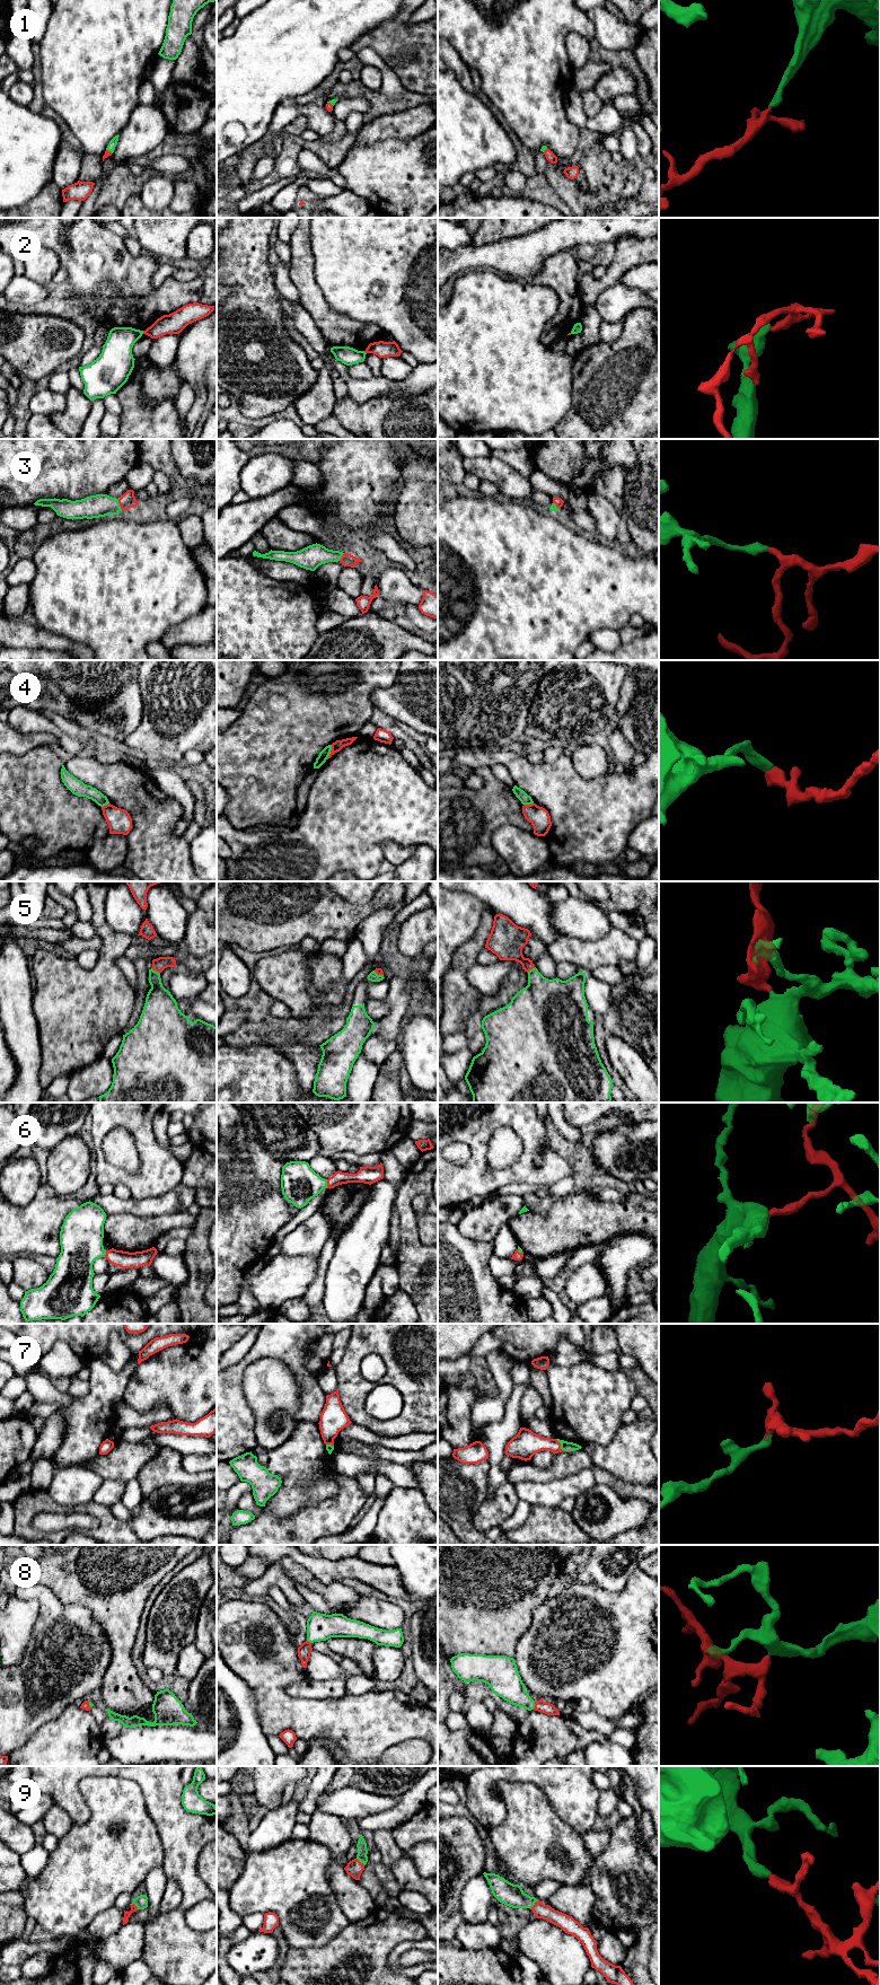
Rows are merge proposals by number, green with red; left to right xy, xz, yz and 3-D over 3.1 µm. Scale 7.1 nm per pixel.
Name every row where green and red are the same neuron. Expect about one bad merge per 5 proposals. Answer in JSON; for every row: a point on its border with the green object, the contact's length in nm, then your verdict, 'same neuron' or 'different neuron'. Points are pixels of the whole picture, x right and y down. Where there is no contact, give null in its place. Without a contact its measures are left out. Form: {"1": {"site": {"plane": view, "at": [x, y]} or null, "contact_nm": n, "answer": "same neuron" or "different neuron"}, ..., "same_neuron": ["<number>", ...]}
{"1": {"site": {"plane": "xy", "at": [110, 150]}, "contact_nm": 50, "answer": "same neuron"}, "2": {"site": {"plane": "xy", "at": [142, 332]}, "contact_nm": 30, "answer": "different neuron"}, "3": {"site": {"plane": "xy", "at": [119, 504]}, "contact_nm": 90, "answer": "same neuron"}, "4": {"site": {"plane": "xz", "at": [330, 752]}, "contact_nm": 110, "answer": "different neuron"}, "5": {"site": {"plane": "xy", "at": [155, 971]}, "contact_nm": 80, "answer": "same neuron"}, "6": {"site": {"plane": "xz", "at": [326, 1184]}, "contact_nm": 60, "answer": "same neuron"}, "7": {"site": {"plane": "yz", "at": [561, 1448]}, "contact_nm": 140, "answer": "same neuron"}, "8": {"site": {"plane": "yz", "at": [534, 1705]}, "contact_nm": 60, "answer": "same neuron"}, "9": {"site": {"plane": "xz", "at": [361, 1862]}, "contact_nm": 80, "answer": "same neuron"}, "same_neuron": ["1", "3", "5", "6", "7", "8", "9"]}

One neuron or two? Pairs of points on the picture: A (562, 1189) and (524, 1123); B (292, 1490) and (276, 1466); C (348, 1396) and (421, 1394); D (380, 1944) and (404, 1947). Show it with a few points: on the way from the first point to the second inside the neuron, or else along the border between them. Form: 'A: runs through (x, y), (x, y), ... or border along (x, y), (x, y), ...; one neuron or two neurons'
A: border along (570, 1174), (548, 1188); two neurons
B: runs through (292, 1484), (282, 1472); one neuron
C: runs through (364, 1417), (375, 1425), (397, 1425), (407, 1415); one neuron
D: border along (422, 1939), (401, 1942), (388, 1956), (389, 1969); two neurons

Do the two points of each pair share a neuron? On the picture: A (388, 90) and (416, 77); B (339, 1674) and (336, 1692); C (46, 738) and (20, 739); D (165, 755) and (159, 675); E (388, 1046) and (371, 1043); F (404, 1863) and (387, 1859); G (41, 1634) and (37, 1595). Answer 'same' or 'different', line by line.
A: different
B: different
C: same
D: same
E: same
F: different
G: same

